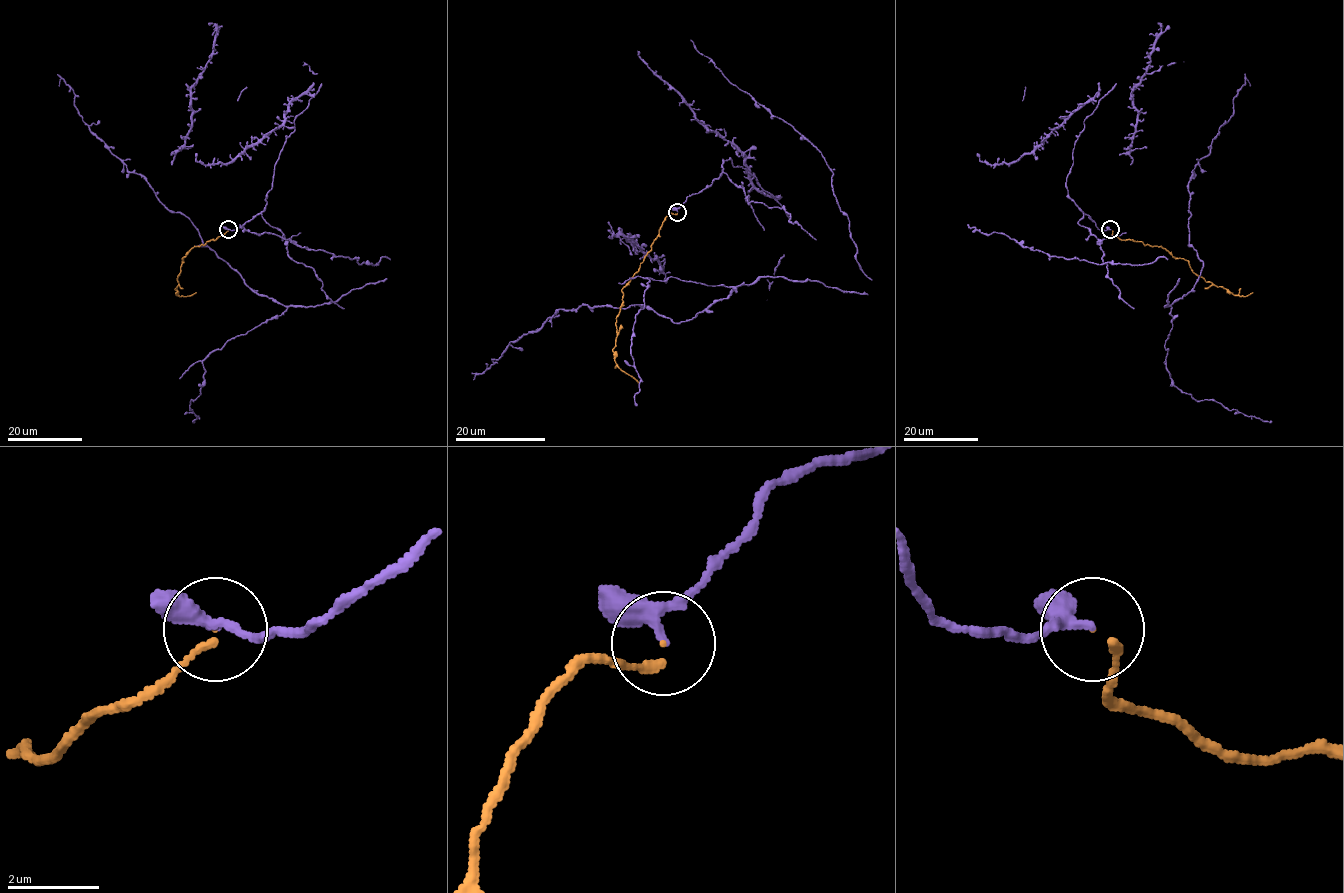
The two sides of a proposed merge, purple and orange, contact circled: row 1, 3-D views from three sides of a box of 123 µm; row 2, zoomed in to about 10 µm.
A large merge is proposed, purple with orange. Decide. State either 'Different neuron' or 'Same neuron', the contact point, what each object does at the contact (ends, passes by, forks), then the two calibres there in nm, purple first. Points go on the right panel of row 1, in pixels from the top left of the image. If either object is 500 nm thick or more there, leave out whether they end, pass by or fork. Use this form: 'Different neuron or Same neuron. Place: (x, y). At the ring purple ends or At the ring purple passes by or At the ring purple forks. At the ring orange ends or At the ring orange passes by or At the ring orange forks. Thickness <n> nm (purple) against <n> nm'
Same neuron. Place: (1110, 229). At the ring purple passes by. At the ring orange ends. Thickness 200 nm (purple) against 140 nm

